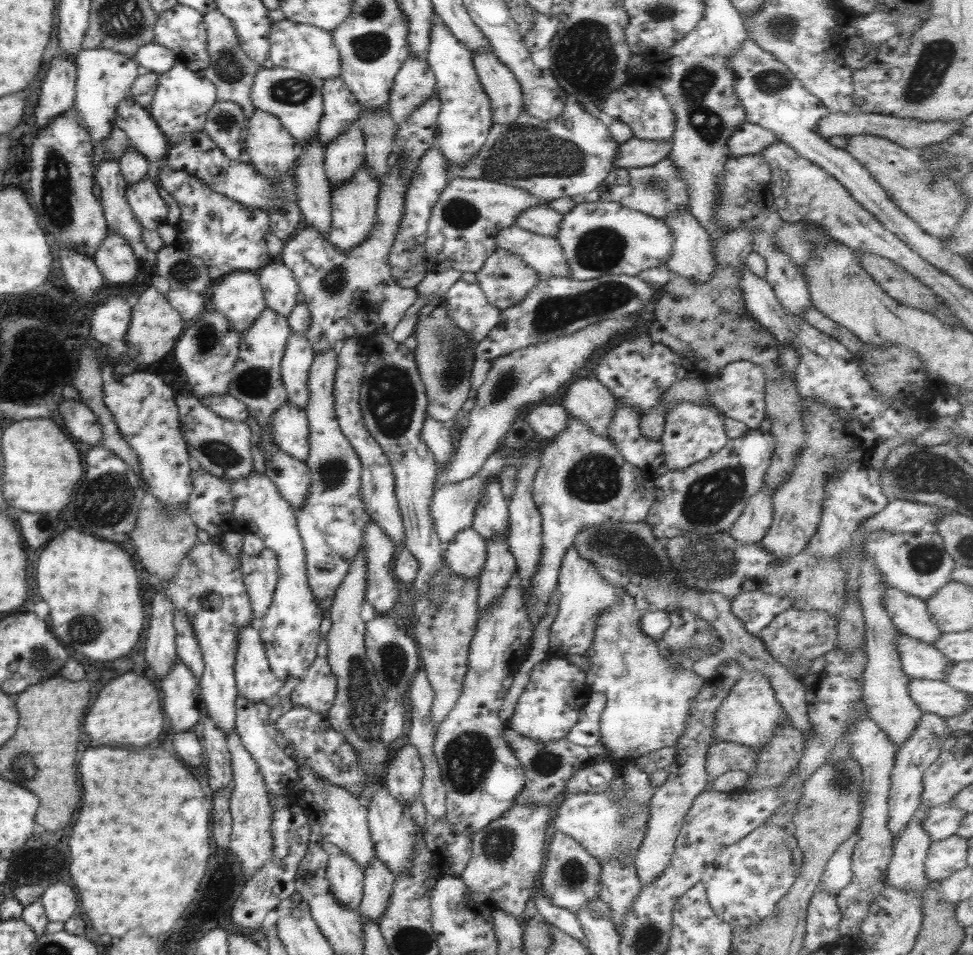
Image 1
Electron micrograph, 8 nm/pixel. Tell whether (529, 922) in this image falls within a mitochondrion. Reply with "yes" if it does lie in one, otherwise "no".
no

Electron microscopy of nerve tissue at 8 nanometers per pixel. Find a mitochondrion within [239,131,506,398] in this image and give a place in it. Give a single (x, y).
(455, 360)

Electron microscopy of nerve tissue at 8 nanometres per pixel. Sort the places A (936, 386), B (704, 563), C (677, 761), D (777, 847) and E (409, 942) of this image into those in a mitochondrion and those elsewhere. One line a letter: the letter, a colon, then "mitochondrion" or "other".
A: other
B: mitochondrion
C: other
D: mitochondrion
E: mitochondrion

